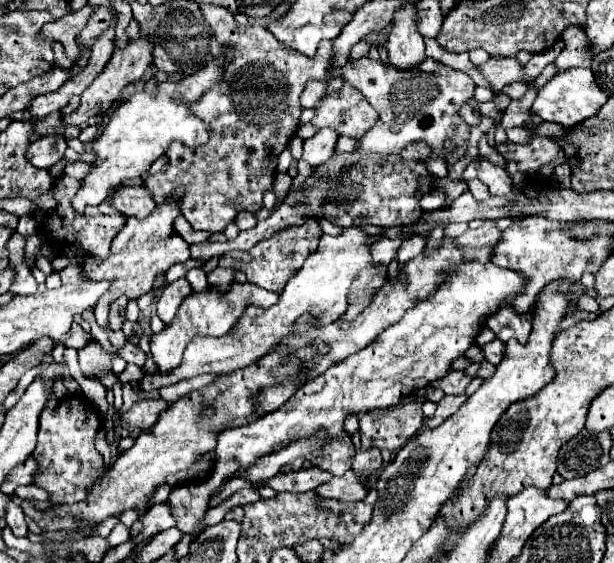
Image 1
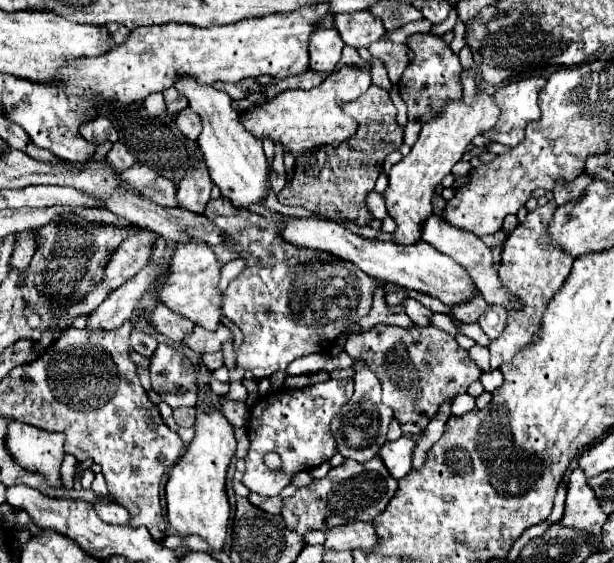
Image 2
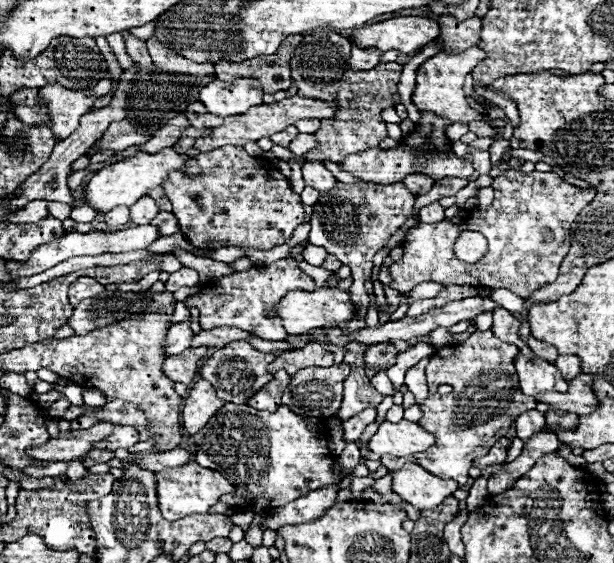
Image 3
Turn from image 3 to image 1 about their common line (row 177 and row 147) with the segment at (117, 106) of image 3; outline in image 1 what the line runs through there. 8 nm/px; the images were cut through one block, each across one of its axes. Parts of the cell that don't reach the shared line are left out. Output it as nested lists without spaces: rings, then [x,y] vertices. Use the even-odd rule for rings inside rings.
[[[44,136],[32,142],[32,146],[28,148],[28,160],[36,168],[50,168],[64,156],[66,148],[68,144],[62,136]]]

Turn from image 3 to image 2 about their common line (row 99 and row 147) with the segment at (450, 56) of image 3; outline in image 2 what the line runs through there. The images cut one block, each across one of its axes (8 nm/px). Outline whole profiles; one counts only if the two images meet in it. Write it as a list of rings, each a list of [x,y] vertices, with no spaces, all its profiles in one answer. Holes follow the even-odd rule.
[[[486,90],[474,94],[474,100],[468,104],[464,96],[448,102],[436,118],[430,118],[422,130],[418,142],[412,146],[410,154],[404,156],[398,164],[388,172],[388,190],[382,194],[386,200],[388,214],[396,220],[398,228],[394,232],[396,242],[418,242],[420,240],[420,222],[432,214],[432,196],[436,186],[444,176],[450,174],[452,166],[462,158],[466,146],[472,138],[484,130],[490,130],[500,116],[500,108],[494,102],[494,96]]]

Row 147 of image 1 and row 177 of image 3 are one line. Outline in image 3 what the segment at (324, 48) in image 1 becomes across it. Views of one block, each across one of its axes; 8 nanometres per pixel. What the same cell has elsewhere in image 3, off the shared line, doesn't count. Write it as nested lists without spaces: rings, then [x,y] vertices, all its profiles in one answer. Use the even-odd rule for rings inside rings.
[[[242,146],[216,148],[216,152],[200,152],[188,164],[198,164],[200,176],[188,178],[184,172],[170,172],[170,178],[162,184],[174,210],[172,214],[180,222],[182,234],[204,250],[218,250],[224,246],[250,246],[256,250],[268,250],[284,244],[292,232],[304,224],[304,206],[300,194],[296,194],[280,170],[266,158],[248,156]]]

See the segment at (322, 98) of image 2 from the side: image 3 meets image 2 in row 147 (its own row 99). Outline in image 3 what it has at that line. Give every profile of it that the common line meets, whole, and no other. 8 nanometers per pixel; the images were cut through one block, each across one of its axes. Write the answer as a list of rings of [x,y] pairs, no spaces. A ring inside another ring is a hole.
[[[292,96],[292,98],[284,98],[280,102],[272,102],[272,104],[260,104],[256,108],[250,108],[246,114],[242,116],[228,116],[224,118],[224,124],[214,128],[214,132],[210,136],[204,136],[204,138],[198,138],[196,140],[196,148],[200,152],[210,152],[210,150],[216,150],[216,148],[222,148],[226,144],[234,144],[234,146],[244,146],[246,142],[254,142],[254,140],[260,140],[264,136],[272,136],[276,132],[282,132],[286,126],[294,124],[296,120],[302,120],[302,118],[332,118],[334,112],[336,112],[336,106],[338,102],[336,100],[312,100],[312,98],[304,98],[304,96]]]

